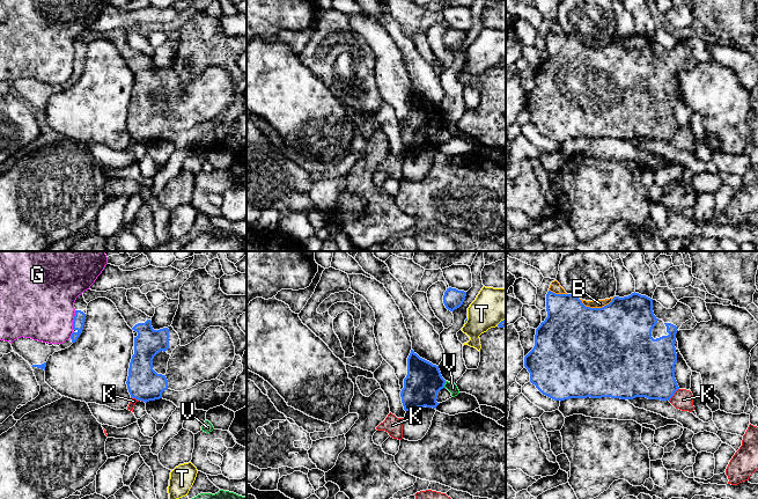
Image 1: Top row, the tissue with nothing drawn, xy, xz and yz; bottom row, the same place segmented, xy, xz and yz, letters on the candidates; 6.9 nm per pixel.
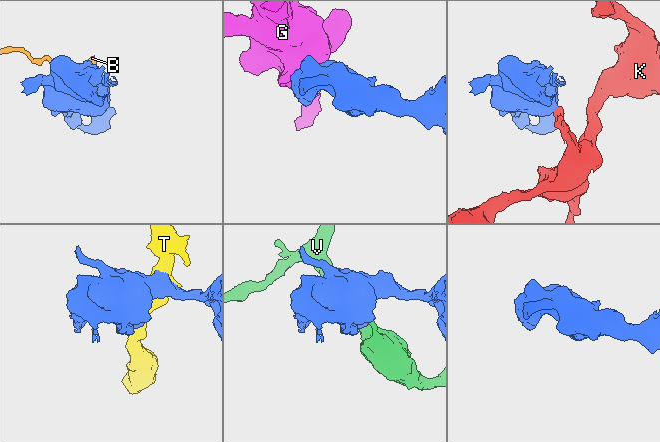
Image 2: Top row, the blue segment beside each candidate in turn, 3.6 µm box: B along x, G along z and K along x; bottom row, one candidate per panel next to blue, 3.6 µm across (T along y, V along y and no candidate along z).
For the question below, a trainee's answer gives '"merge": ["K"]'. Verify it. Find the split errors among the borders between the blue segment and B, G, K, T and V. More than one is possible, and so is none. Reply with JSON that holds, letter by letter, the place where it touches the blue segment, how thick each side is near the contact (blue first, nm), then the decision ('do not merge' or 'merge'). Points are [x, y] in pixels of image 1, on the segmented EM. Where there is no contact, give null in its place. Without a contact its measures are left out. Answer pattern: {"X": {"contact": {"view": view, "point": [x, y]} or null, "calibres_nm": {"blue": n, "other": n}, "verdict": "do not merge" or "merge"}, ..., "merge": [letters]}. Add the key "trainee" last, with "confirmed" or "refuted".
{"B": {"contact": {"view": "yz", "point": [596, 308]}, "calibres_nm": {"blue": 500, "other": 60}, "verdict": "do not merge"}, "G": {"contact": {"view": "xy", "point": [73, 320]}, "calibres_nm": {"blue": 80, "other": 460}, "verdict": "do not merge"}, "K": {"contact": {"view": "yz", "point": [674, 394]}, "calibres_nm": {"blue": 380, "other": 140}, "verdict": "do not merge"}, "T": {"contact": {"view": "xz", "point": [500, 322]}, "calibres_nm": {"blue": 60, "other": 240}, "verdict": "do not merge"}, "V": {"contact": {"view": "xz", "point": [444, 383]}, "calibres_nm": {"blue": 260, "other": 70}, "verdict": "do not merge"}, "merge": [], "trainee": "refuted"}

